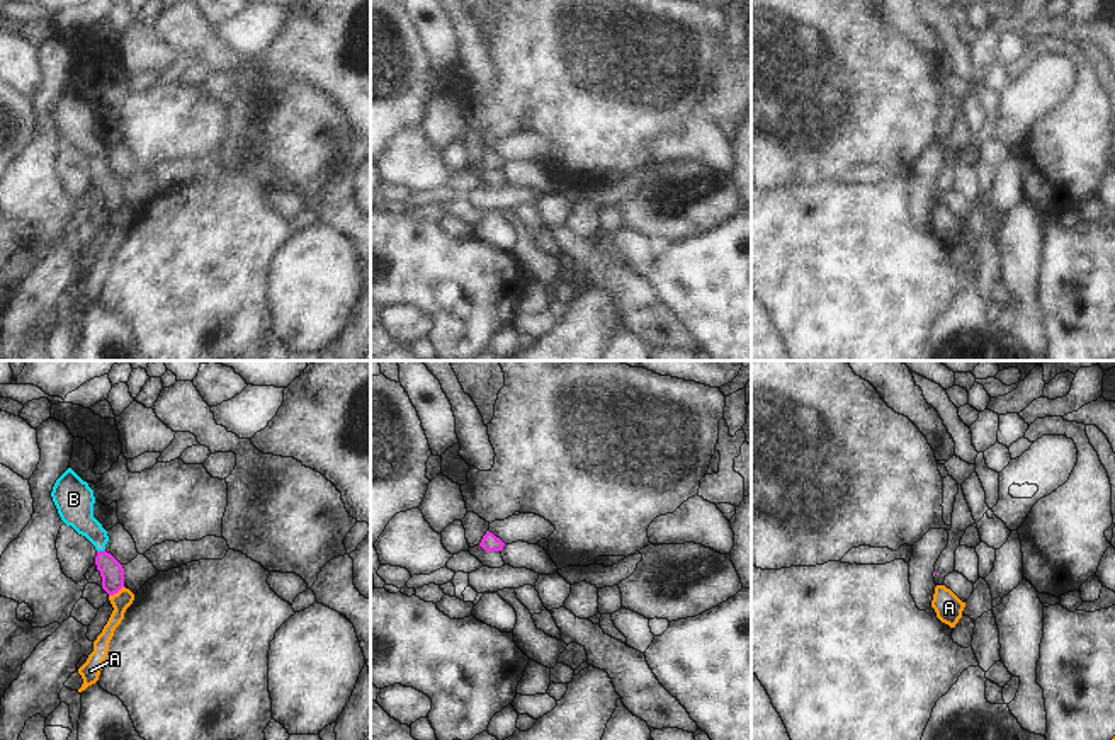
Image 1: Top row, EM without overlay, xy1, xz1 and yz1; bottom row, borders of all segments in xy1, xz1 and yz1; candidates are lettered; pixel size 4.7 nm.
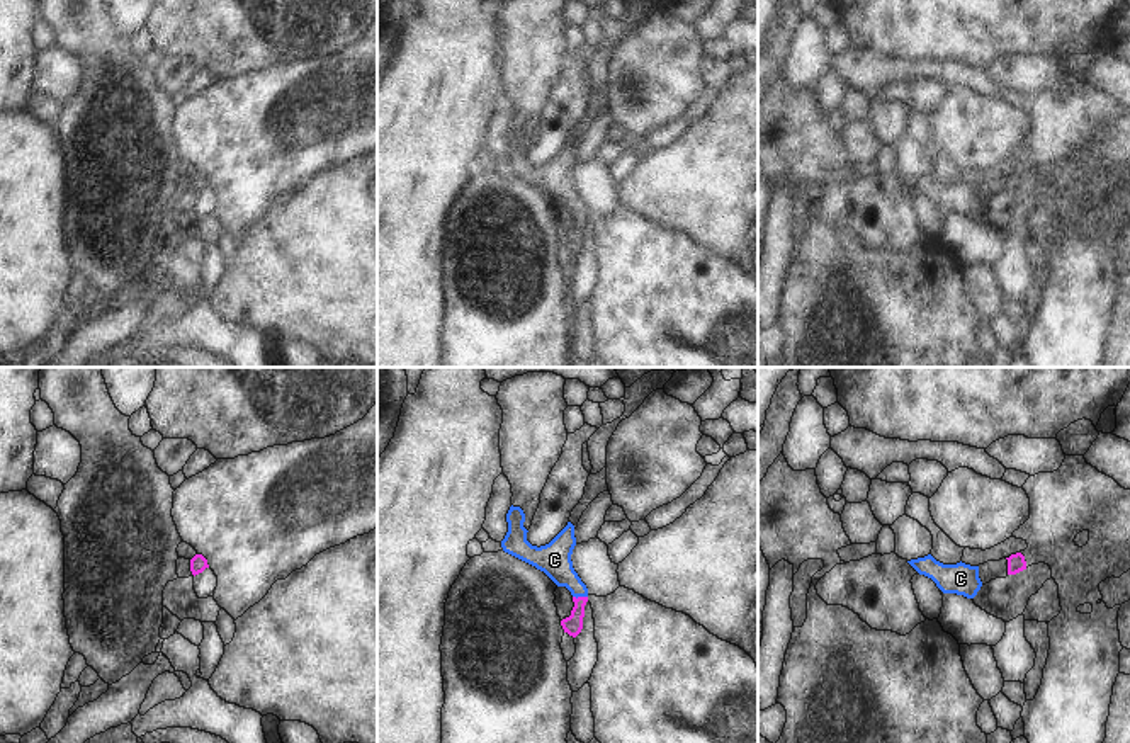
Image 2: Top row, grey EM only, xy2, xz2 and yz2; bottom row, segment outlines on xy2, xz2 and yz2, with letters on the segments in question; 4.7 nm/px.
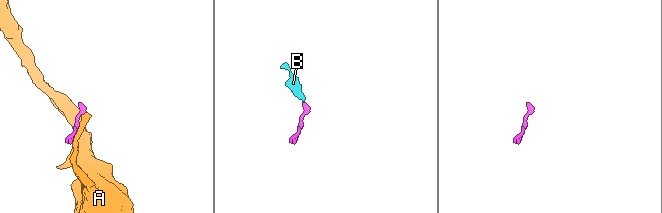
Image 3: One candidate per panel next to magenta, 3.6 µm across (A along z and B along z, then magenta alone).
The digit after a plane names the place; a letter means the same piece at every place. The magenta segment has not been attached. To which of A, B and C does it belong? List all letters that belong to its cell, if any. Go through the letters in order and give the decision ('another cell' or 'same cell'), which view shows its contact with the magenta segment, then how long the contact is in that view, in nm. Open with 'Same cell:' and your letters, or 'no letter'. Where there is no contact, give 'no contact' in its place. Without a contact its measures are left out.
Same cell: B, C
A: another cell | xy1 | 90 nm
B: same cell | xy1 | 40 nm
C: same cell | xz2 | 70 nm

